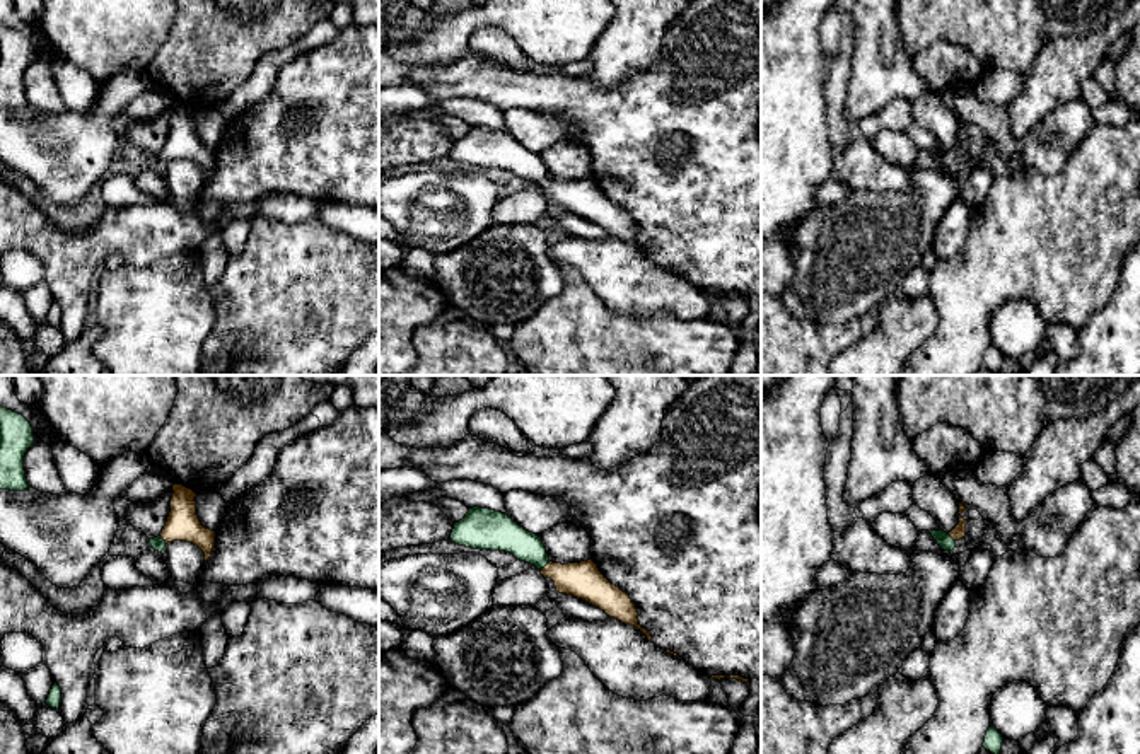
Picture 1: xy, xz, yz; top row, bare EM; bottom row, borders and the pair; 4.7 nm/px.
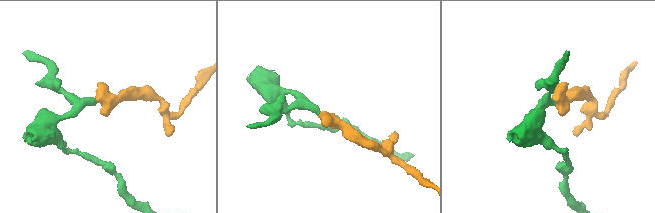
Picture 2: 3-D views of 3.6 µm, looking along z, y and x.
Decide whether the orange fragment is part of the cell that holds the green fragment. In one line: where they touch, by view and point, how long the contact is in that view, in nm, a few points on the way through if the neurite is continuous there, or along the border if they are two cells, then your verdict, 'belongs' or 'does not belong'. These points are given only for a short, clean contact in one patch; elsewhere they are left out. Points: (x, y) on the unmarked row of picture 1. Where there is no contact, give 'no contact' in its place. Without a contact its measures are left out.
meets green in xz at (545, 183); contact 60 nm long; runs through xz (502, 152), (524, 162), (545, 183), (569, 197), (584, 198); belongs

